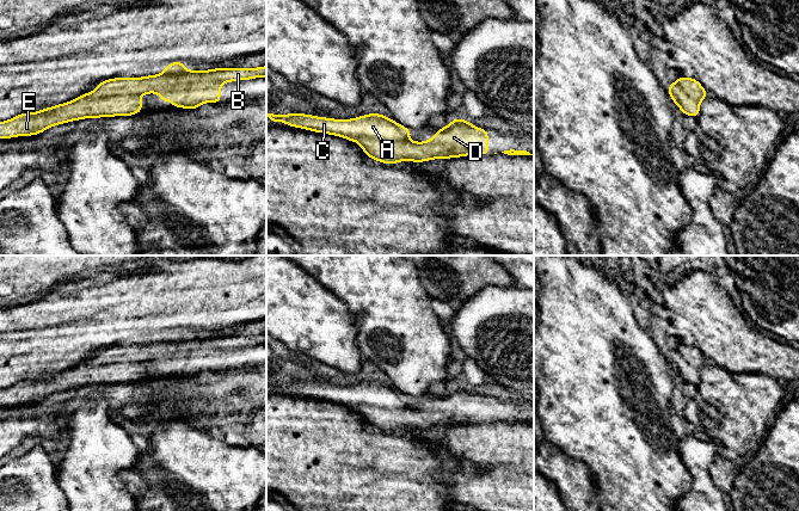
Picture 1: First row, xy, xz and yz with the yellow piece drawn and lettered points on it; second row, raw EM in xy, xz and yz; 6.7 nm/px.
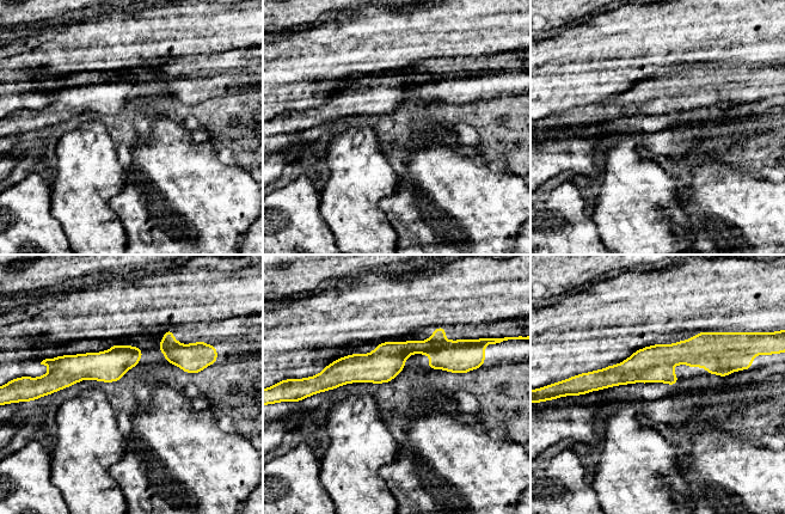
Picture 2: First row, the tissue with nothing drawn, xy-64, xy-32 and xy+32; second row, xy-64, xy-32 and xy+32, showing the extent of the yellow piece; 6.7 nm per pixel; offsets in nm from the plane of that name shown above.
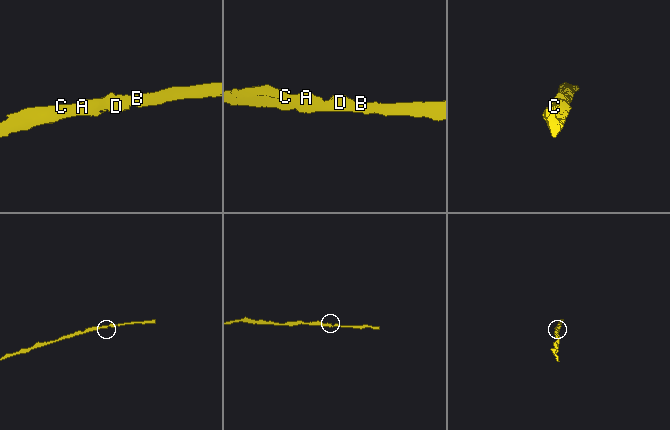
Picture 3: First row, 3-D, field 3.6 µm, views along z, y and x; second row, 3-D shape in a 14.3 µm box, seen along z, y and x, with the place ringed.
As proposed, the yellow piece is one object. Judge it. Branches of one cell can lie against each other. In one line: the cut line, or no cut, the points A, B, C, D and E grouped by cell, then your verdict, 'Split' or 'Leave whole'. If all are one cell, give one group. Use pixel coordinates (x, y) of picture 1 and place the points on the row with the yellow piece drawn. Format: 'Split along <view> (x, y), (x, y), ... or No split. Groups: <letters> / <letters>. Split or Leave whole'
No split. Groups: A B C D E. Leave whole

